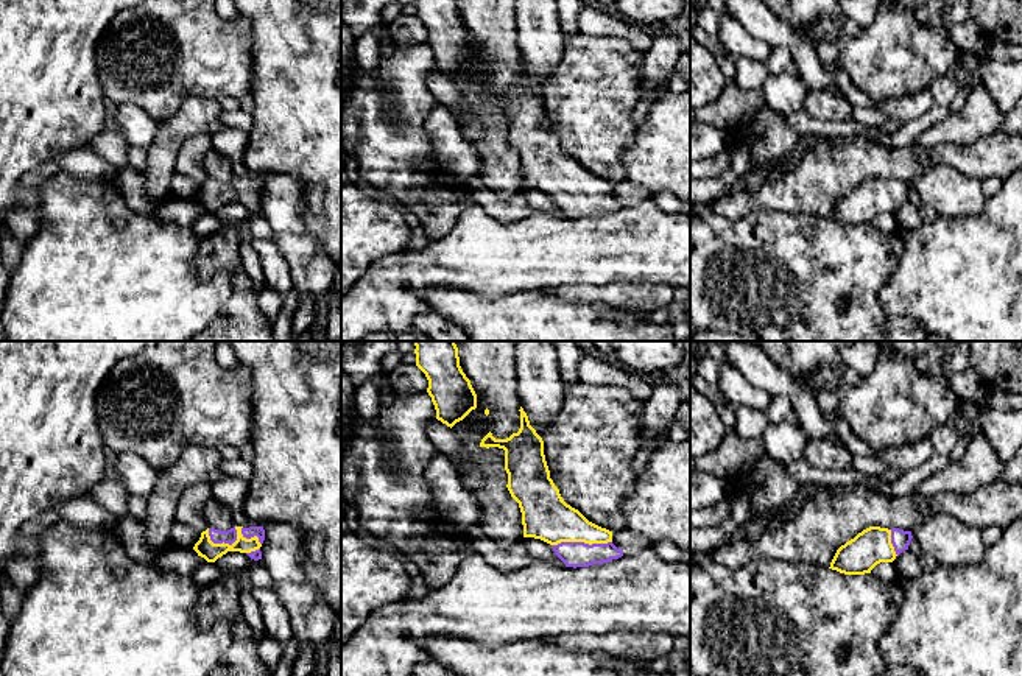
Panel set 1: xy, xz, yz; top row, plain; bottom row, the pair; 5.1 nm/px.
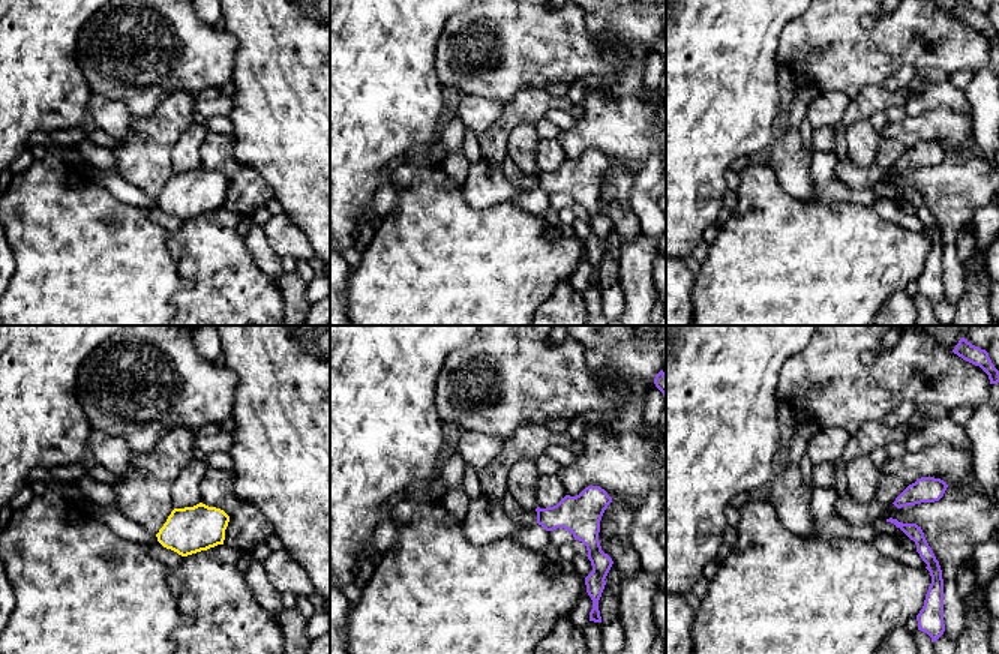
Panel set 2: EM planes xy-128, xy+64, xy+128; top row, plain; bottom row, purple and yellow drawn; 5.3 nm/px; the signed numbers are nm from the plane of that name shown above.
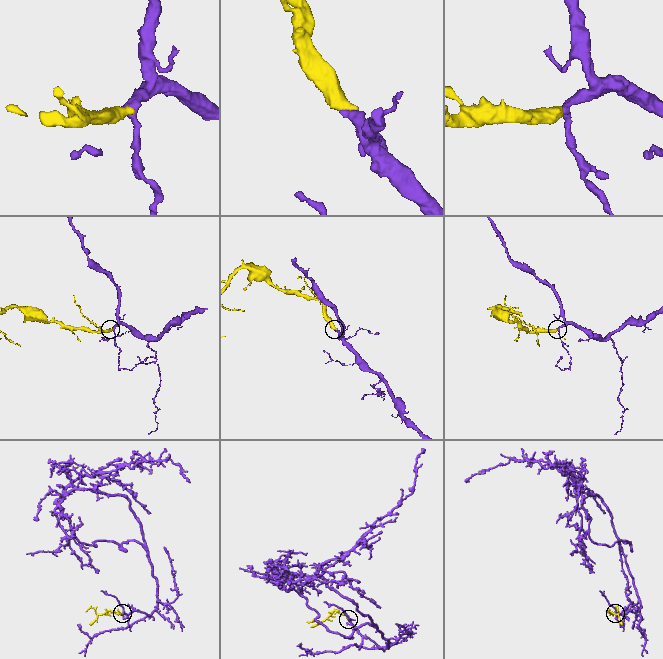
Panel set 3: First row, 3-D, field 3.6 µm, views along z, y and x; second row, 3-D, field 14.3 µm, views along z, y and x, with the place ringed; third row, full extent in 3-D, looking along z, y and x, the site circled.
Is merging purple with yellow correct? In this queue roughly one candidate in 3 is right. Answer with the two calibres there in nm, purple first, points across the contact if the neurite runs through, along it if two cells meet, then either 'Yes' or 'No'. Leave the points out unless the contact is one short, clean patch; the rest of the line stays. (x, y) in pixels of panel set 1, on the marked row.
Thickness 130 nm (purple) against 240 nm. Path across: xz (574, 555), (581, 542), (546, 516). Yes

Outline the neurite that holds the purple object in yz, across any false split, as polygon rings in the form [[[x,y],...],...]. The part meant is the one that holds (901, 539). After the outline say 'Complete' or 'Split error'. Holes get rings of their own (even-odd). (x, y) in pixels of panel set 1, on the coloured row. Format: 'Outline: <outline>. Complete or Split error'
Outline: [[[869,526],[837,550],[829,569],[844,575],[871,573],[877,564],[893,562],[908,550],[911,539],[911,531]]]. Split error

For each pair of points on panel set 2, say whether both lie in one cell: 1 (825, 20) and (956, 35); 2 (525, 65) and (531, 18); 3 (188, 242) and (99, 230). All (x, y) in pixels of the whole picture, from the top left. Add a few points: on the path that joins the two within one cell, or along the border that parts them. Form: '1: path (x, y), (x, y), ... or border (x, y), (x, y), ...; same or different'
1: path (858, 36), (905, 36), (912, 29), (923, 30); same
2: path (525, 53), (525, 30); same
3: border (170, 233), (167, 249), (177, 273); different

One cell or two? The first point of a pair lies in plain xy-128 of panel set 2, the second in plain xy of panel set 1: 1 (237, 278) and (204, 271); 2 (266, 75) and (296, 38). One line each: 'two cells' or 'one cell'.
1: one cell
2: one cell

